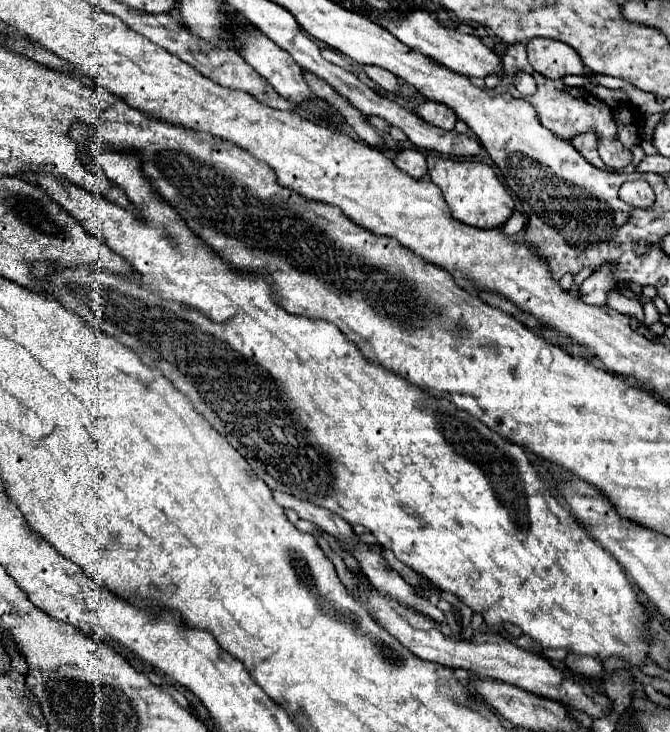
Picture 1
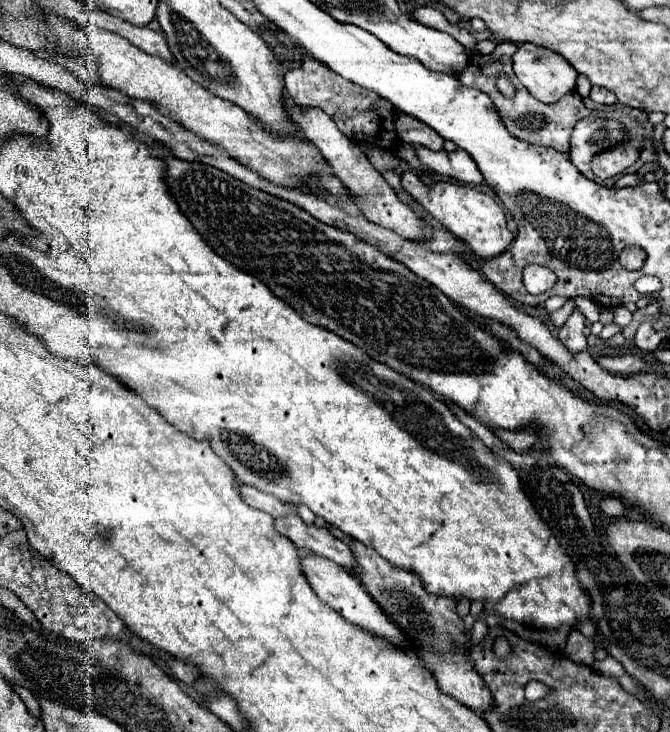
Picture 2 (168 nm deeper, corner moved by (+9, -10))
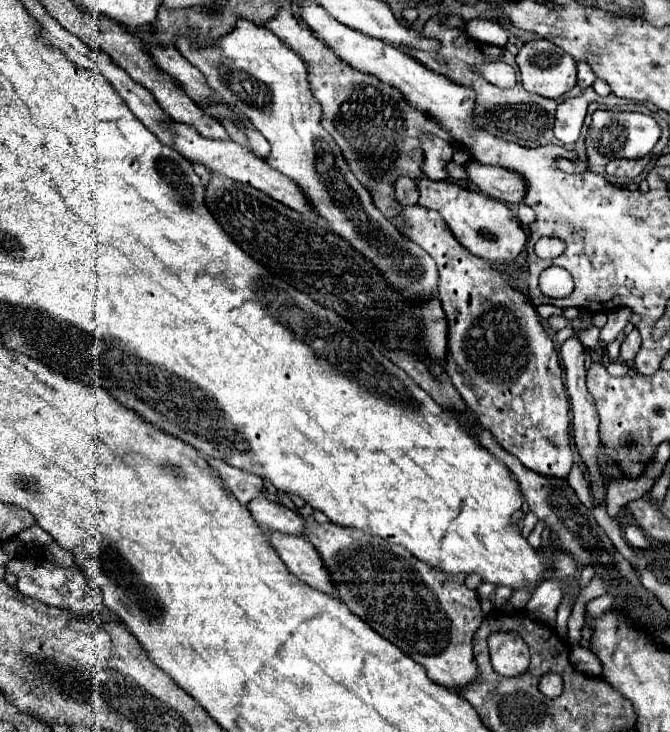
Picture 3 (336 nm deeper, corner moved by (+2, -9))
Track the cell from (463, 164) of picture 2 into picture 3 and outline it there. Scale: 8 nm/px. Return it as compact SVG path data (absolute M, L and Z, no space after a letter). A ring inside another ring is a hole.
M475 159L465 163L467 179L485 195L503 201L503 203L519 203L525 195L525 181L521 175L507 171L503 167L479 165Z

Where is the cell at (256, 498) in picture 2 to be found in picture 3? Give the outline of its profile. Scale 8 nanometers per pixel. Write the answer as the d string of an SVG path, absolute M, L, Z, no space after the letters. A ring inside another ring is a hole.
M209 459L209 463L219 471L221 479L229 485L231 493L235 495L235 499L241 505L247 505L247 503L251 503L251 499L265 495L263 481L257 475L241 471L241 469L235 469L235 467L219 461L219 459Z

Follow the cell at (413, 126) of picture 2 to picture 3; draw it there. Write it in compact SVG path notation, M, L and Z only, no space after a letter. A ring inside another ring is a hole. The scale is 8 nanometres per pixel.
M425 131L419 135L419 141L421 141L421 149L425 153L425 163L421 167L423 173L435 181L447 179L445 165L453 155L453 147L445 139L441 139L439 135L425 133Z

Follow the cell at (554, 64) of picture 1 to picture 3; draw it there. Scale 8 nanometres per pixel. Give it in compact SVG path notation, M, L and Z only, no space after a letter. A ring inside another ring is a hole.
M537 39L523 45L523 49L517 53L517 65L521 69L521 83L527 91L543 95L547 99L559 99L563 93L573 89L577 85L577 63L571 55L567 55L561 47L555 47L555 43Z

